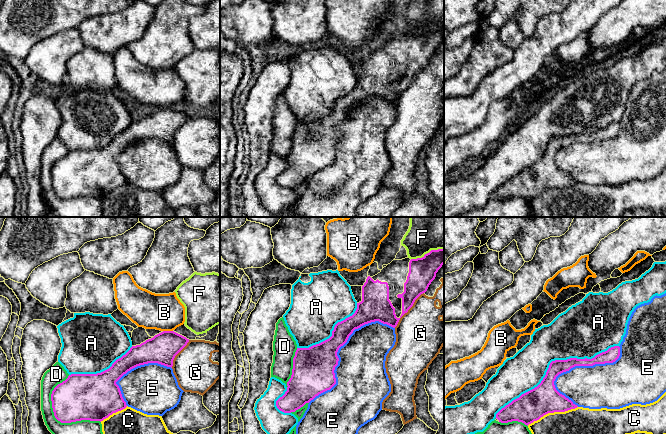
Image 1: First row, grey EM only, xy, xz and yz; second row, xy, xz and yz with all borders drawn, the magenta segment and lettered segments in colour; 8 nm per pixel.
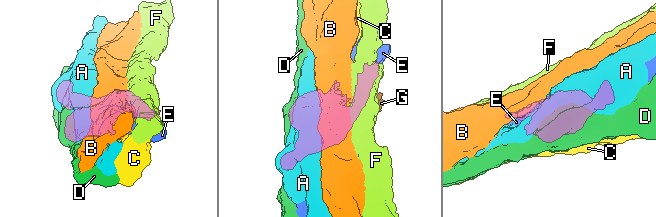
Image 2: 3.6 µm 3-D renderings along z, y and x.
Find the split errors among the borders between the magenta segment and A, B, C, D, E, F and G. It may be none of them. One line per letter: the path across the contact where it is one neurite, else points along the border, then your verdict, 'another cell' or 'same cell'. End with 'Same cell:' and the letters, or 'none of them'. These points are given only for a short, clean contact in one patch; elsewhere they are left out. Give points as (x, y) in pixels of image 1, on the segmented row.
A: same cell
B: border along xy (163, 330), (172, 331); another cell
C: another cell
D: another cell
E: another cell
F: another cell
G: another cell
Same cell: A

